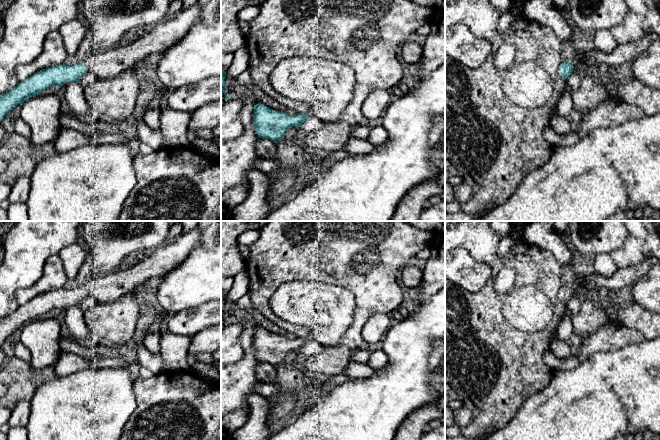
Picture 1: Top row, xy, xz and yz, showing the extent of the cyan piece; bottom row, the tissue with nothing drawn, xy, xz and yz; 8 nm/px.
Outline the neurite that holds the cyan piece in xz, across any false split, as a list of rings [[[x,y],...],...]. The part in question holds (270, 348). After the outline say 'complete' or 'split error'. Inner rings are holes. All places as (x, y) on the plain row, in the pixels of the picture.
[[[261,327],[254,329],[253,334],[253,348],[258,361],[273,366],[283,363],[290,351],[300,351],[308,341],[309,339],[304,337],[288,339]]]; complete

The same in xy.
[[[197,226],[186,234],[180,235],[174,240],[168,241],[166,244],[156,248],[133,266],[119,268],[114,272],[104,275],[96,275],[89,283],[75,289],[67,290],[62,288],[37,295],[26,304],[19,306],[8,316],[0,318],[0,346],[17,329],[22,328],[26,323],[40,319],[44,313],[53,309],[62,310],[68,306],[78,306],[87,295],[95,297],[98,304],[108,304],[127,293],[137,292],[151,278],[165,277],[178,264],[185,260],[191,250],[199,243],[200,237],[200,228]]]; split error

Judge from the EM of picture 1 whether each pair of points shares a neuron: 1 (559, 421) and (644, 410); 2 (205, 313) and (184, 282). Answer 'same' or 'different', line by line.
1: same
2: different

